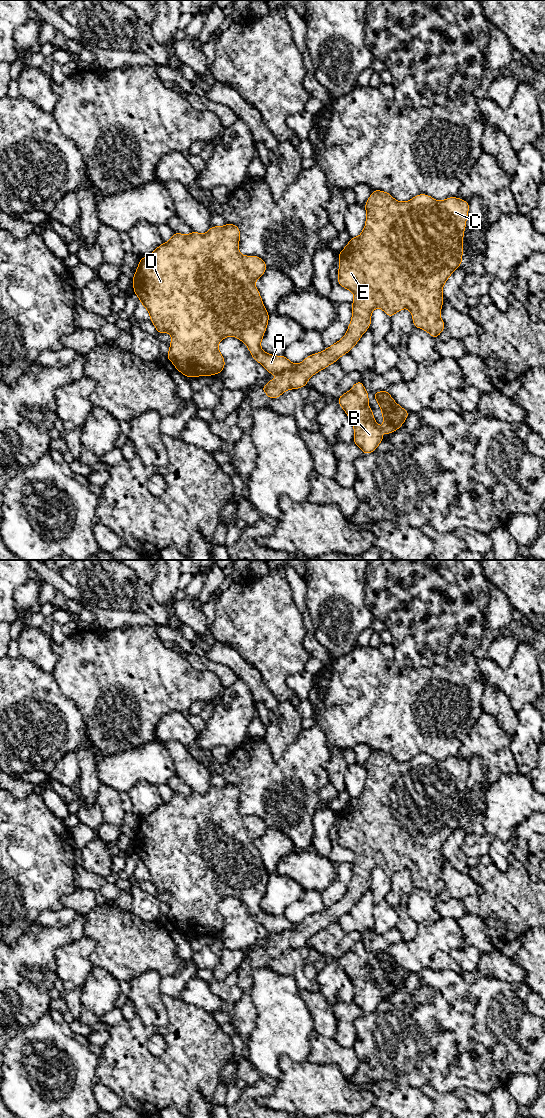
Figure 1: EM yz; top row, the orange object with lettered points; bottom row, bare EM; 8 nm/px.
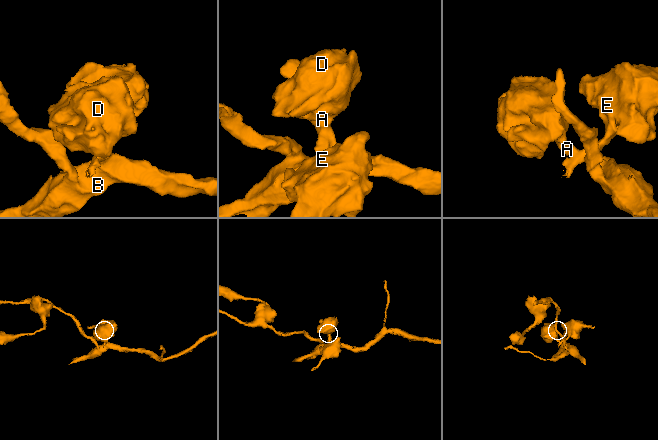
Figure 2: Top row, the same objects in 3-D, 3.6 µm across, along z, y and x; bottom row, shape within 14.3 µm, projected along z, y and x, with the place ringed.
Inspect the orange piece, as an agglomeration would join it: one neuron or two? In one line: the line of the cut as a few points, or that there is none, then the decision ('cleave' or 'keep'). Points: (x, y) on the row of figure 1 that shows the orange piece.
yz (296, 364), (293, 368), (287, 369), (278, 375) | cleave

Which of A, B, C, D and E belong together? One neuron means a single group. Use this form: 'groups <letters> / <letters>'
groups A B D / C E

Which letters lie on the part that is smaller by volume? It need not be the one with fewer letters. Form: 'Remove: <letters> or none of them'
Remove: C, E

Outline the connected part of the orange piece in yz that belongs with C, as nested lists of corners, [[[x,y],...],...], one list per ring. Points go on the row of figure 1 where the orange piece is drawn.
[[[373,190],[364,206],[367,213],[364,230],[359,237],[351,238],[338,254],[338,283],[354,294],[349,328],[340,341],[306,357],[294,369],[279,374],[275,380],[260,388],[269,399],[277,398],[289,389],[306,386],[312,375],[350,352],[369,329],[374,308],[383,309],[390,318],[407,308],[412,313],[415,328],[426,330],[436,339],[445,328],[440,318],[444,301],[442,288],[462,263],[462,241],[469,202],[457,197],[437,201],[426,194],[419,194],[407,202],[398,202],[387,192]]]

